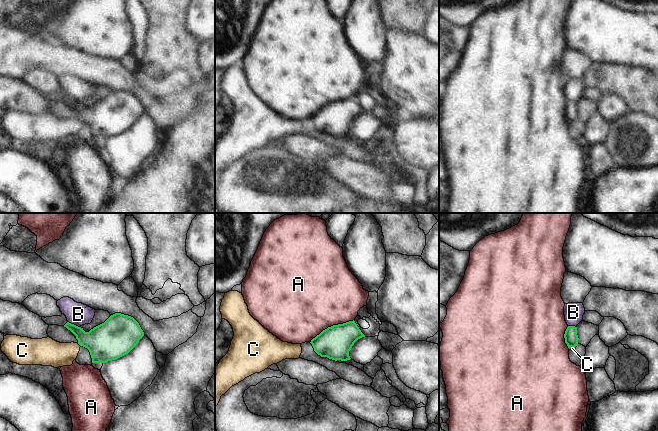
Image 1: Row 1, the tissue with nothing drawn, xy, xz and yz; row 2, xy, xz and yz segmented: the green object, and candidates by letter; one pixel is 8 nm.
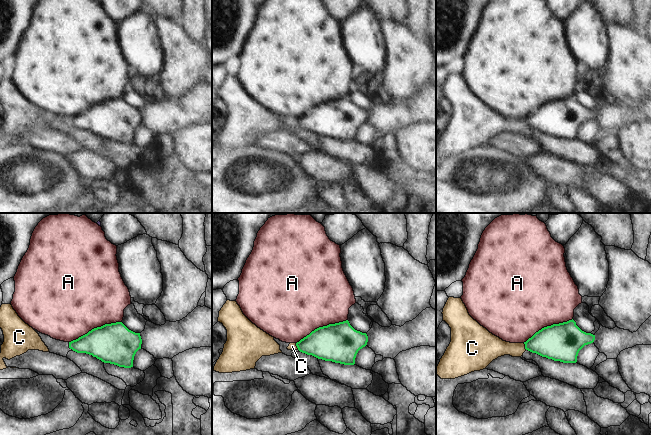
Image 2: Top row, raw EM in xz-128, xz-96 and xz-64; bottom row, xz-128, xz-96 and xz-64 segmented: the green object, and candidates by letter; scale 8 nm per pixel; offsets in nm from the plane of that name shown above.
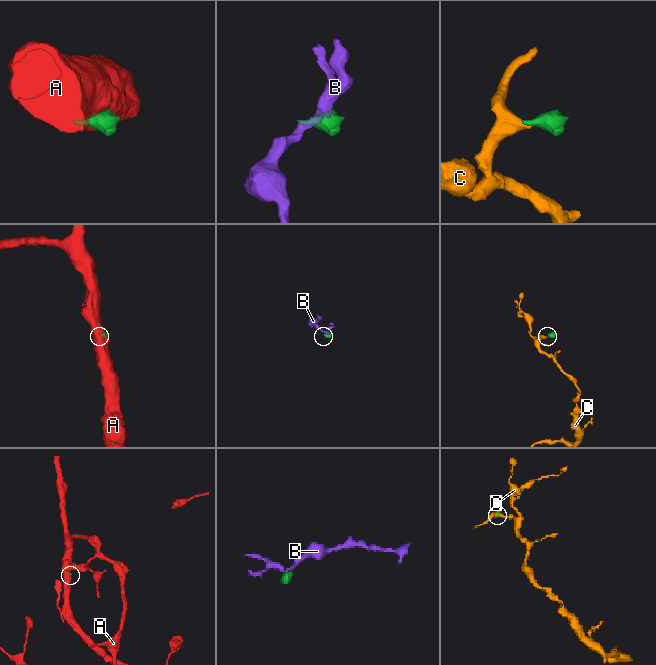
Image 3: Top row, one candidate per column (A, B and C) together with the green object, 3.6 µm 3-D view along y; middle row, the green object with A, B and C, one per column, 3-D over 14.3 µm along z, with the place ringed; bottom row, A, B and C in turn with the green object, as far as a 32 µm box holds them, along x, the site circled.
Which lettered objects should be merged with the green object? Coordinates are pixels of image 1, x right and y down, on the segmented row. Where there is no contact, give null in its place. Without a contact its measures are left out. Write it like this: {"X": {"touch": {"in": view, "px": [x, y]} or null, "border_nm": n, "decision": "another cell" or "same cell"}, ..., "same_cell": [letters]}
{"A": {"touch": {"in": "xz", "px": [331, 326]}, "border_nm": 400, "decision": "another cell"}, "B": {"touch": {"in": "xy", "px": [73, 324]}, "border_nm": 110, "decision": "another cell"}, "C": {"touch": {"in": "xy", "px": [79, 344]}, "border_nm": 40, "decision": "another cell"}, "same_cell": []}

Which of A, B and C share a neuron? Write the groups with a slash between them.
A / B / C

